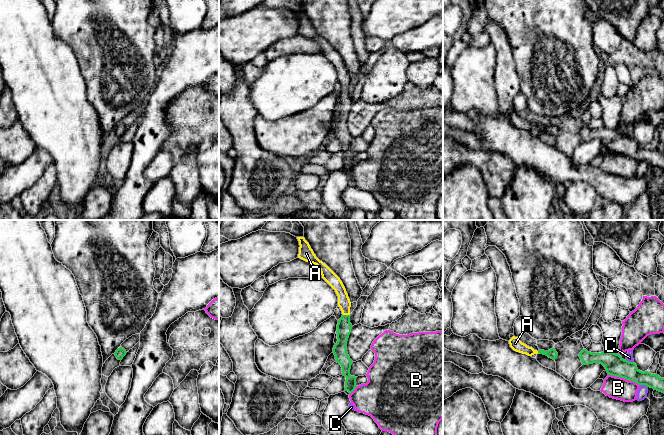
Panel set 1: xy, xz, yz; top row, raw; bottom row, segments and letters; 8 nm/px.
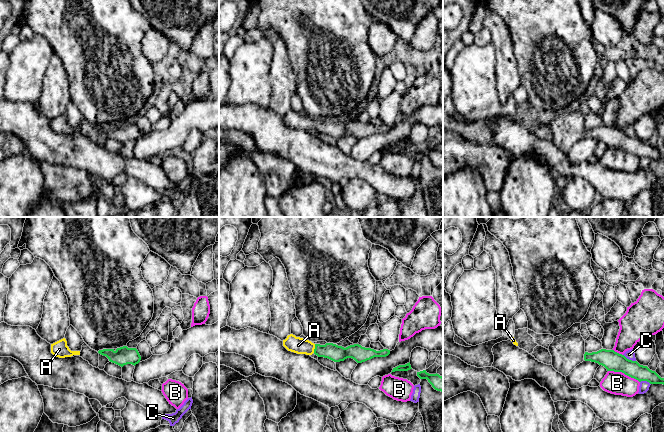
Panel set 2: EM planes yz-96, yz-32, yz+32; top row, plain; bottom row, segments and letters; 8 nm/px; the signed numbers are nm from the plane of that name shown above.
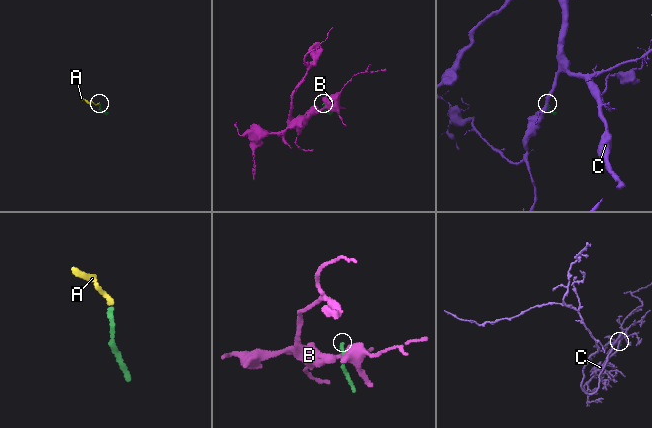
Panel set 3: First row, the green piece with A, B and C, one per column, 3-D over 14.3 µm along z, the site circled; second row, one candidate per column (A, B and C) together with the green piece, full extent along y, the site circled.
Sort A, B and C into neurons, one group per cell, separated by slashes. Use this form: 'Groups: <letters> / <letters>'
Groups: A / B / C

